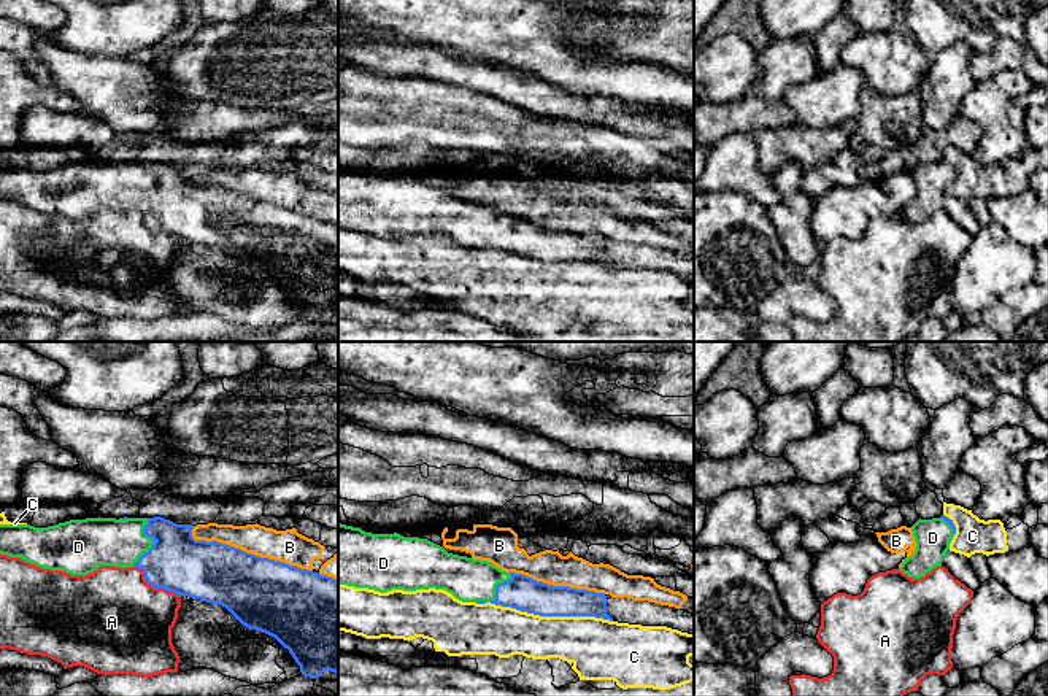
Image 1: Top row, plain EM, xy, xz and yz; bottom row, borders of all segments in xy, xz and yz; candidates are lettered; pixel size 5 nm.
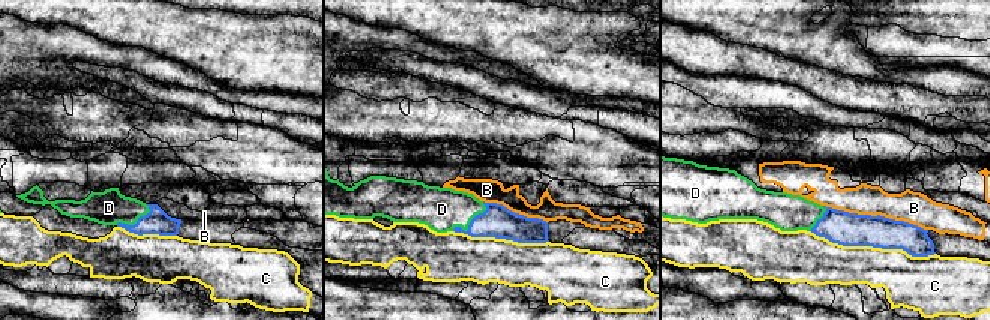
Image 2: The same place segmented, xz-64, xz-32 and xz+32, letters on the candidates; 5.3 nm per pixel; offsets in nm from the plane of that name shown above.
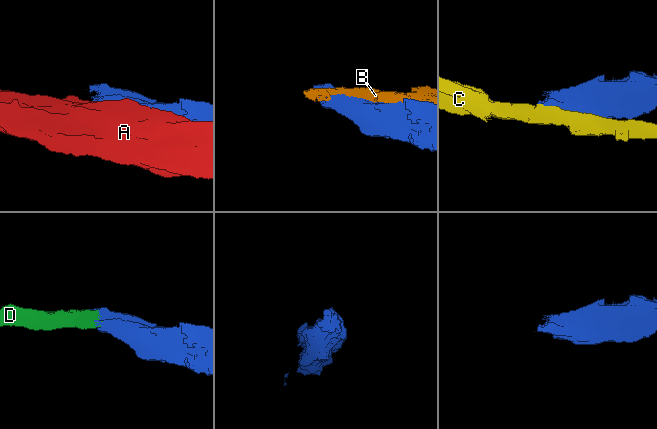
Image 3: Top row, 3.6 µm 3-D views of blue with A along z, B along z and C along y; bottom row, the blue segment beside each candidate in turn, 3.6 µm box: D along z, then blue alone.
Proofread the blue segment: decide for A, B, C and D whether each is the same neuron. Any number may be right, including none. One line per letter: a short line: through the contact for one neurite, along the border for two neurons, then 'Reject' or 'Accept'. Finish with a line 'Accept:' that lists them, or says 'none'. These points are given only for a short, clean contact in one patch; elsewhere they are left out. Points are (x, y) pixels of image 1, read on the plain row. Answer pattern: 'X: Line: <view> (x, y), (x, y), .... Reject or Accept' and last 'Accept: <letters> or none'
A: Reject
B: Reject
C: Reject
D: Line: xy (177, 205), (154, 183), (113, 186). Accept
Accept: D

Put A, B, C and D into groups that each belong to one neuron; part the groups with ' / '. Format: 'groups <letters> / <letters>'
groups A / B / C / D

